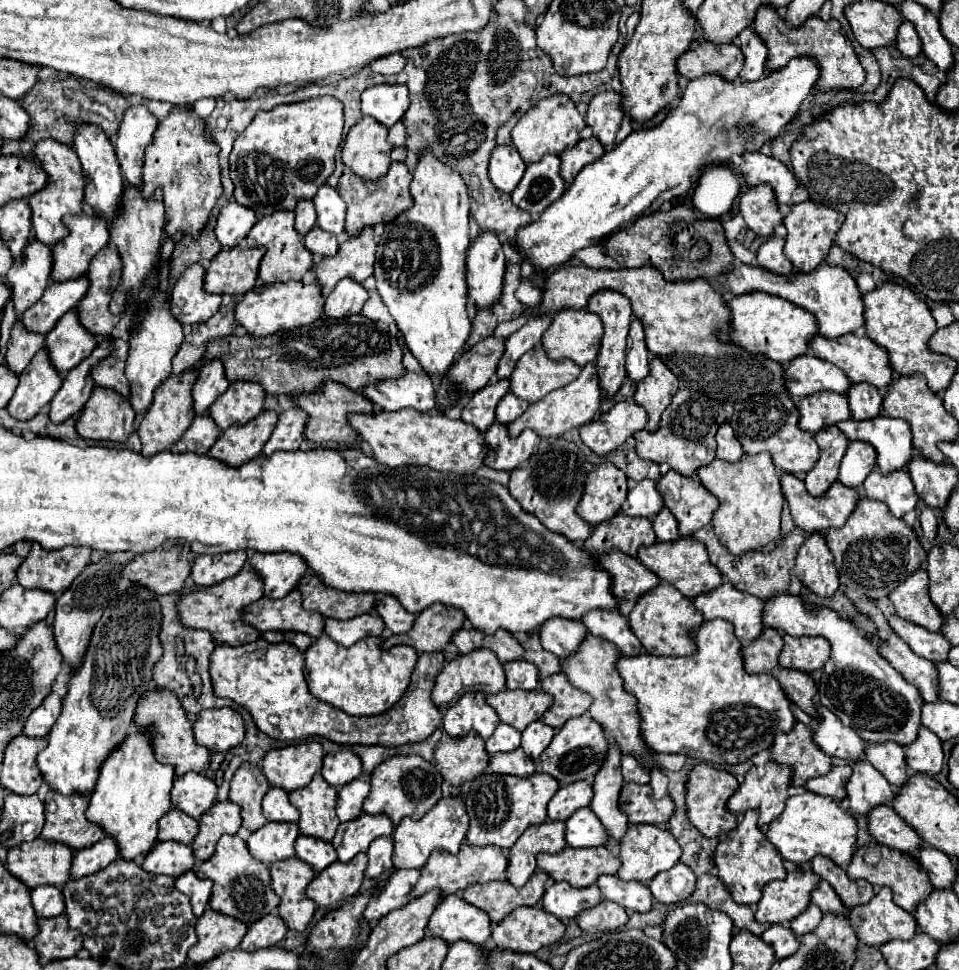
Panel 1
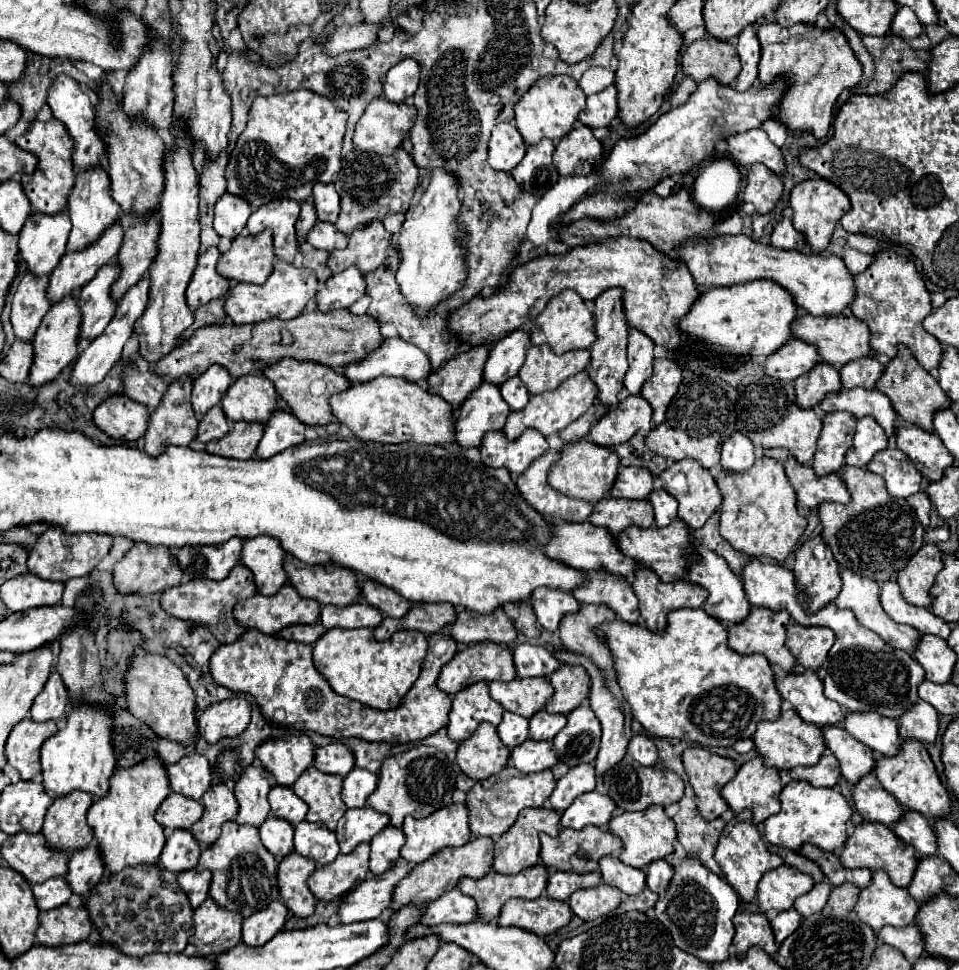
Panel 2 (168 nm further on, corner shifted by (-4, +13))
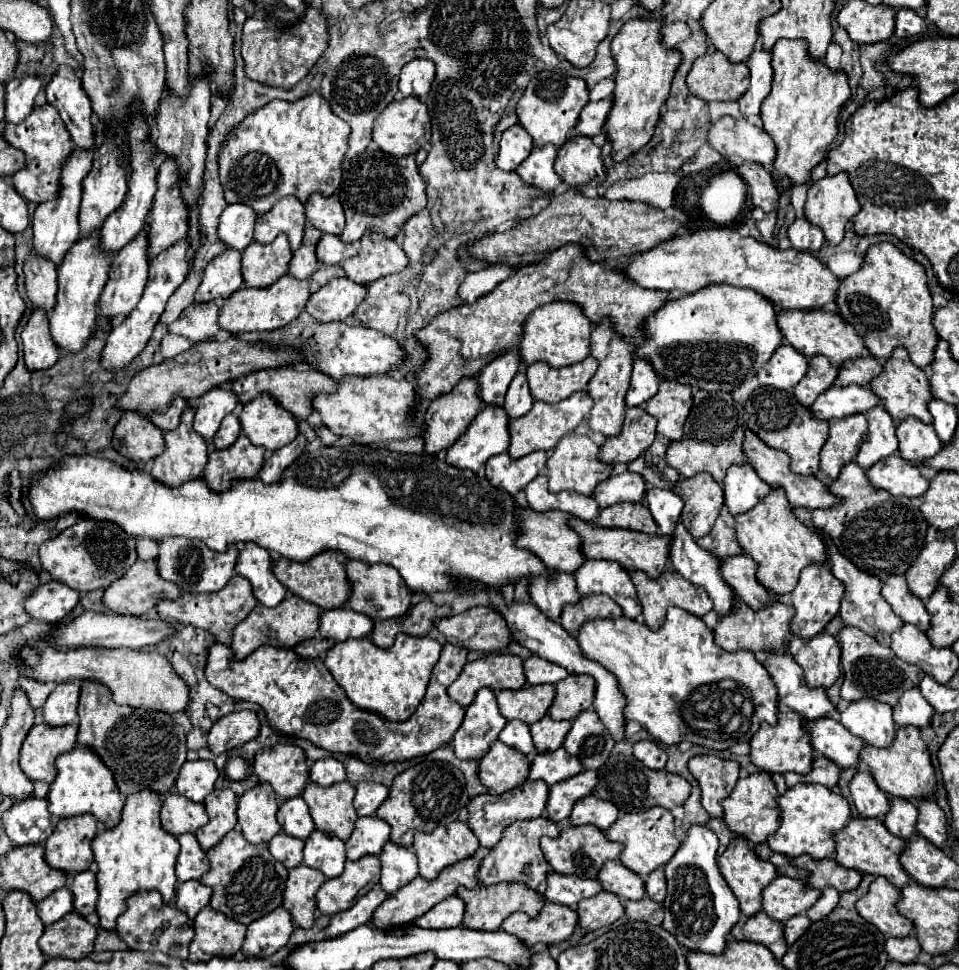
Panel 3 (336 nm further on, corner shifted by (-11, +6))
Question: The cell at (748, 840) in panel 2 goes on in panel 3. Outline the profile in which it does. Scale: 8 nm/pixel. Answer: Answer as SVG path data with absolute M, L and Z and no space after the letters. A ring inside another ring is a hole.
M734 837L728 849L718 857L722 877L736 895L740 911L752 917L762 907L762 889L776 877L774 865L756 857L744 837Z

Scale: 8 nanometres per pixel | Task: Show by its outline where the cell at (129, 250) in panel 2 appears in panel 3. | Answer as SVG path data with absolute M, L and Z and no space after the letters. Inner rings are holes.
M164 157L164 163L158 167L158 191L154 195L150 211L150 255L158 255L176 241L188 235L188 209L180 201L180 189L176 189L176 165Z

